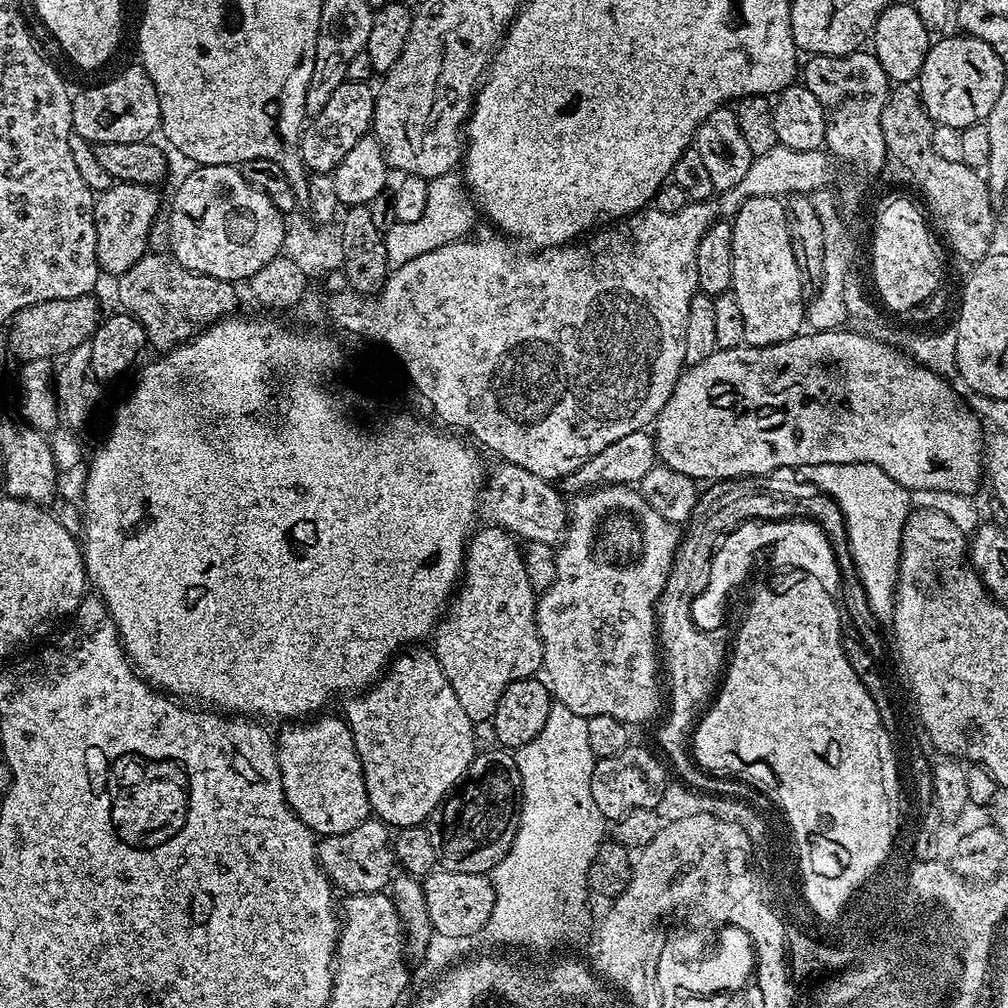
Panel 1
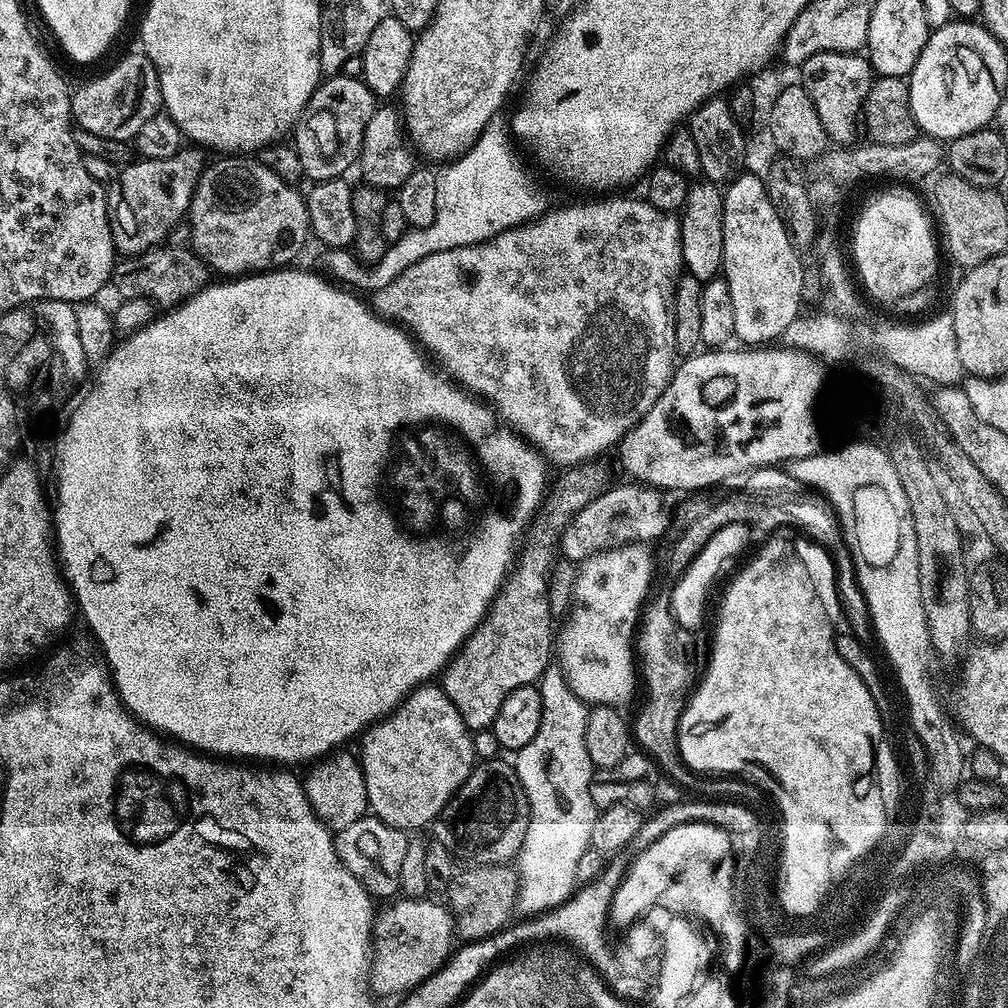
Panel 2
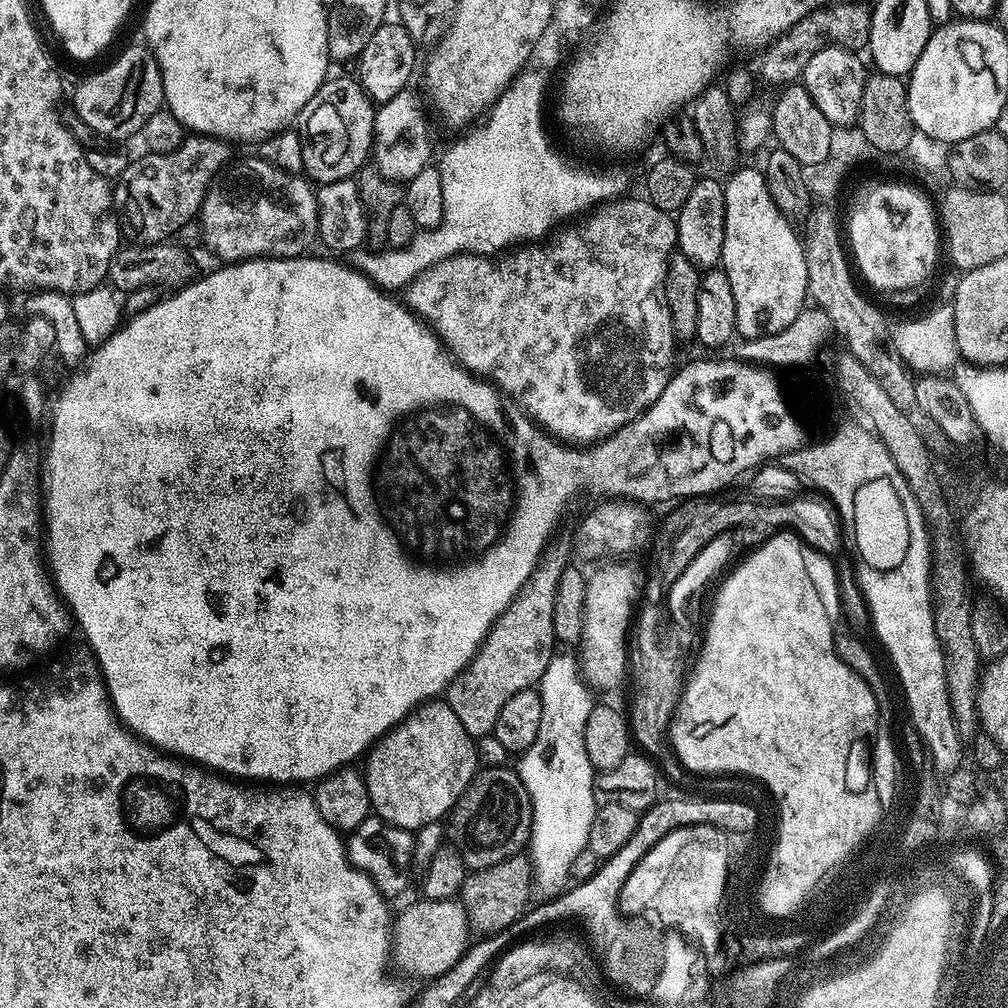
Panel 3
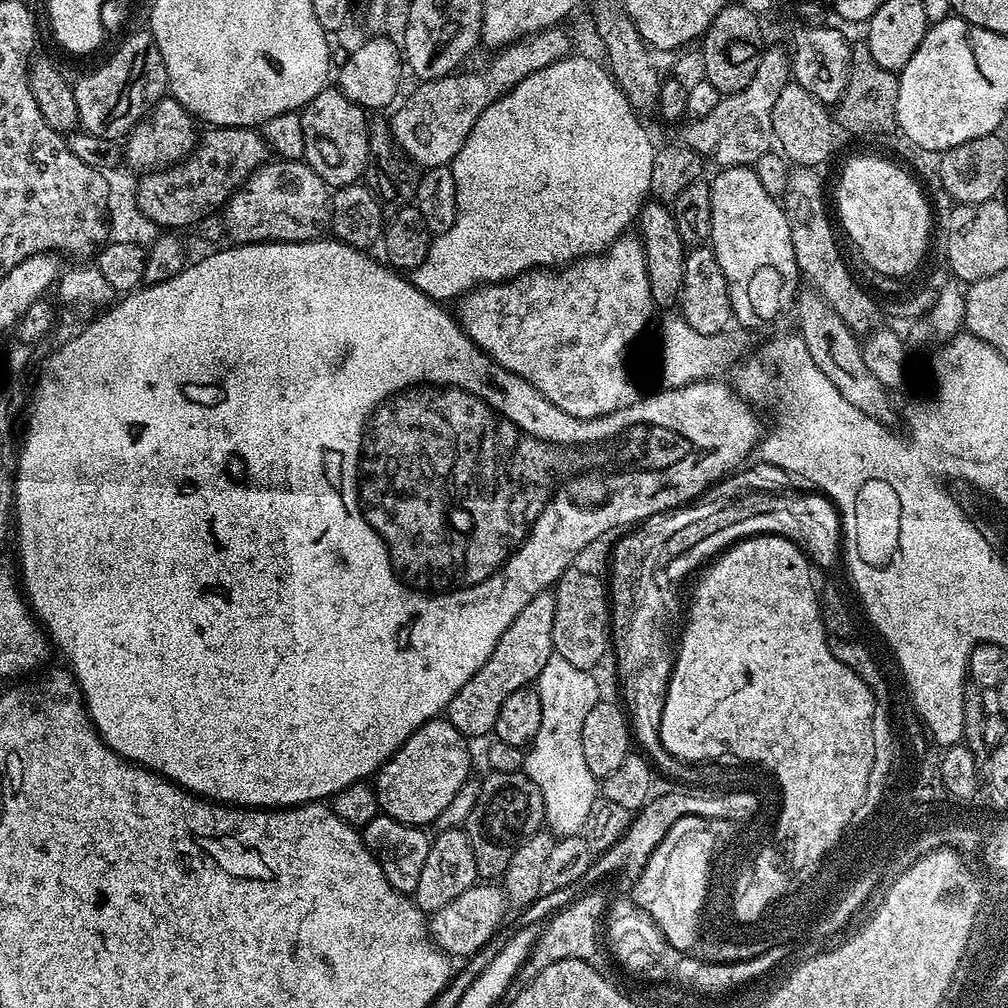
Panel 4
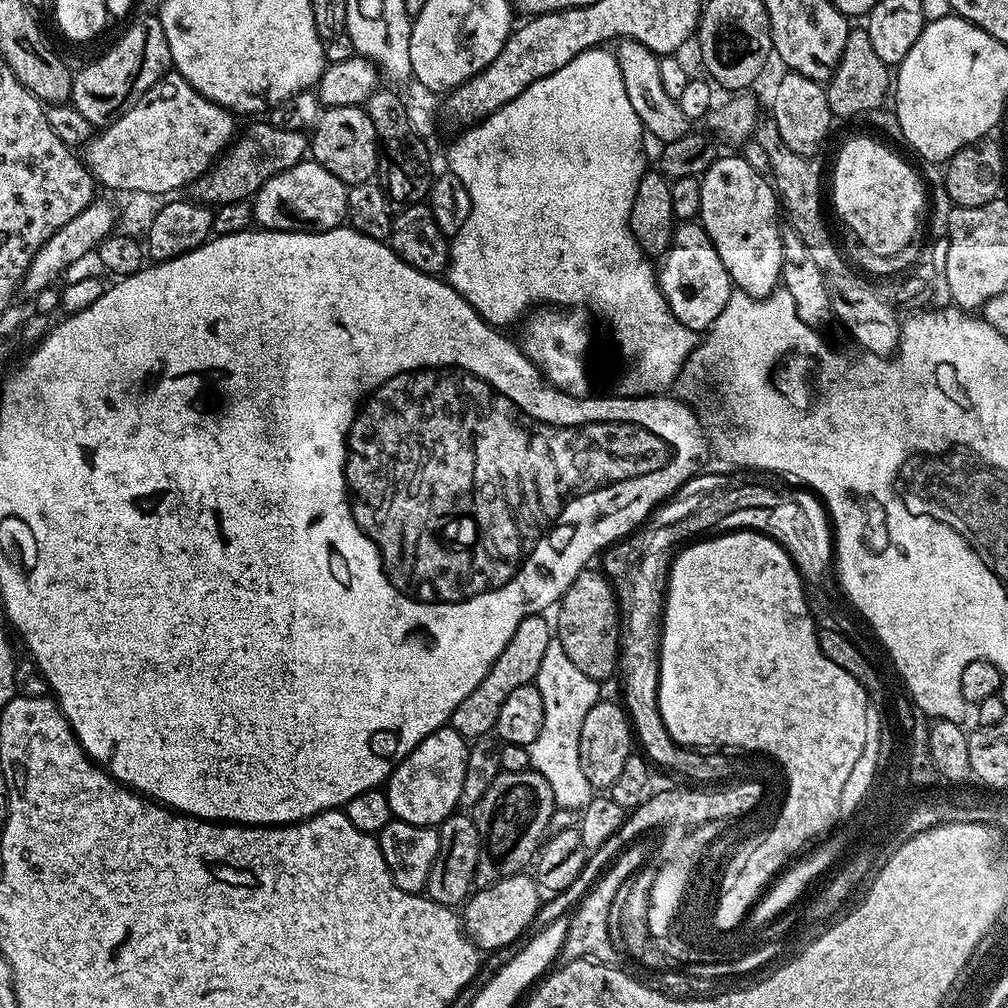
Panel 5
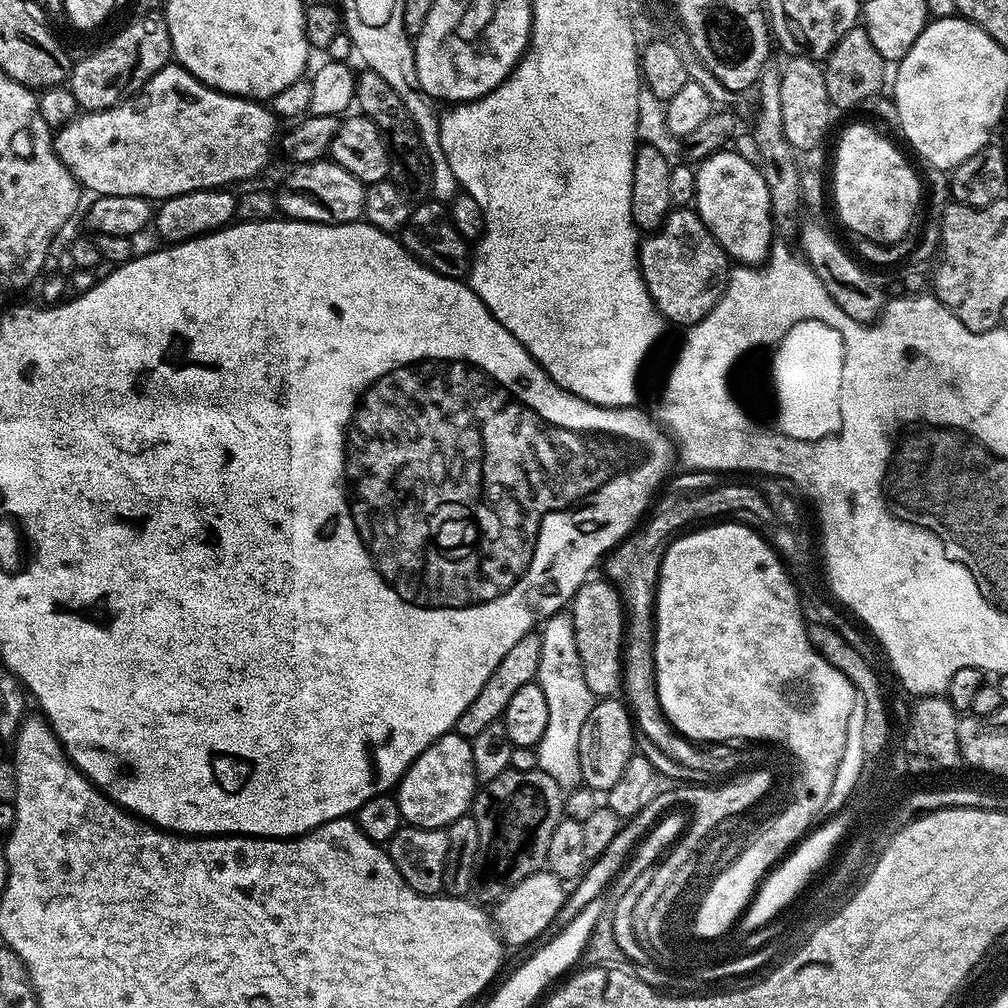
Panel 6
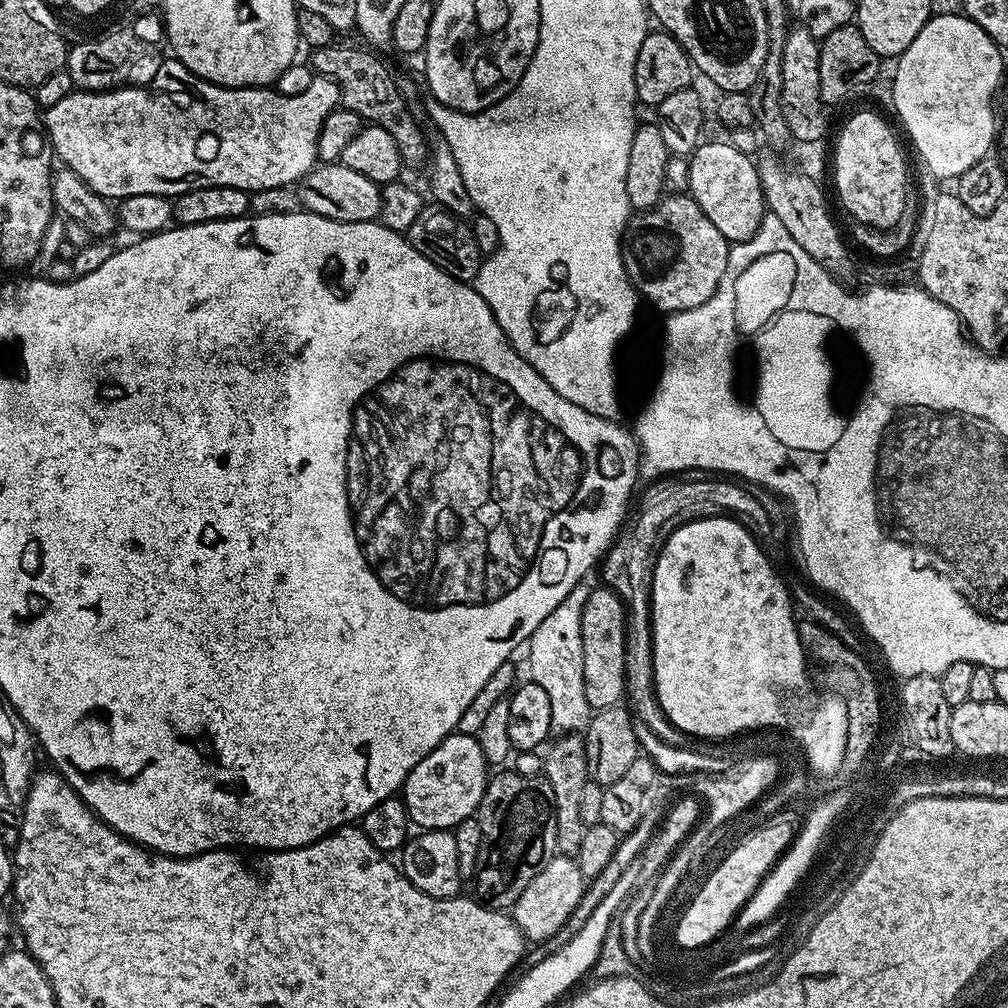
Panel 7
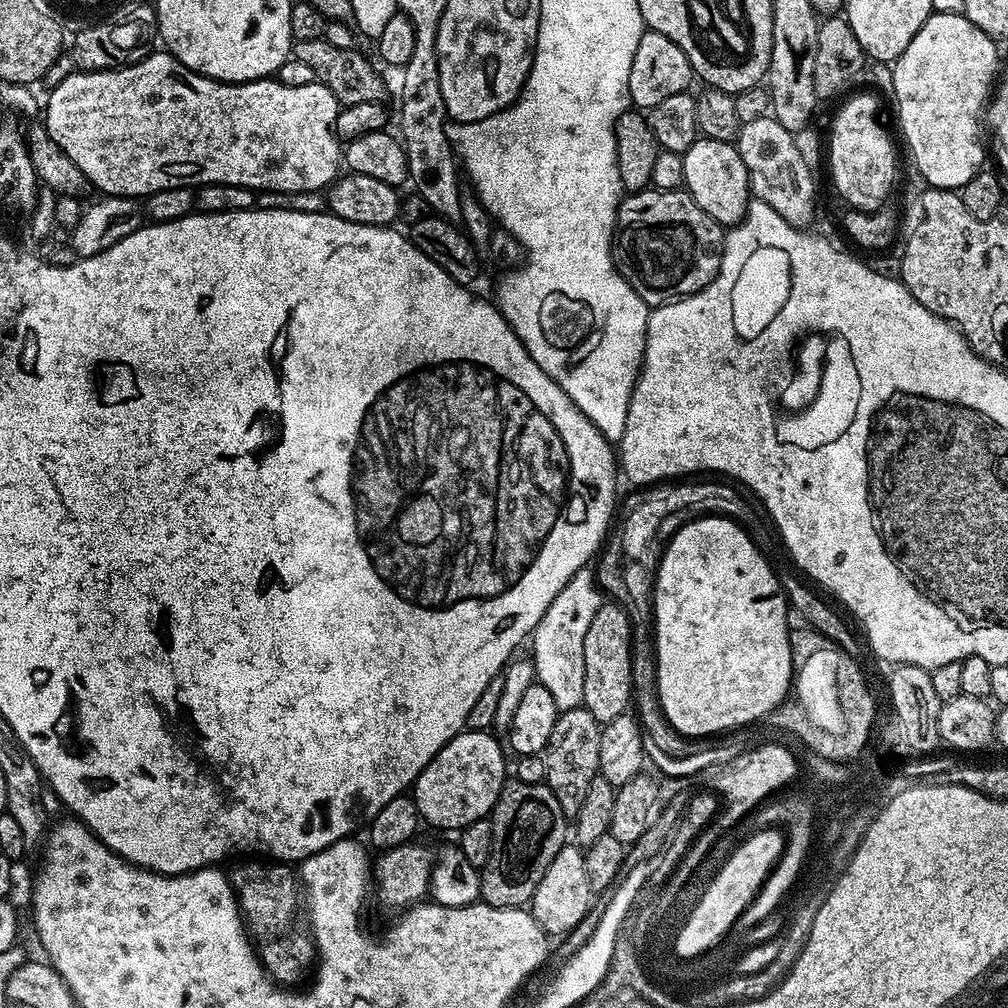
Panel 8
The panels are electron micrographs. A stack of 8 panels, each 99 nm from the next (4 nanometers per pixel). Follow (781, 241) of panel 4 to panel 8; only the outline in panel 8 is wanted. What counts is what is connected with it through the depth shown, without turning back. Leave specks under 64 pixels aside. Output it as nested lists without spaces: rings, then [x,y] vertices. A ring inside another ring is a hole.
[[[697,138],[693,144],[682,153],[686,174],[684,188],[710,218],[714,218],[721,226],[739,224],[748,212],[750,191],[746,165],[742,162],[737,145],[729,141],[716,141],[707,138]]]

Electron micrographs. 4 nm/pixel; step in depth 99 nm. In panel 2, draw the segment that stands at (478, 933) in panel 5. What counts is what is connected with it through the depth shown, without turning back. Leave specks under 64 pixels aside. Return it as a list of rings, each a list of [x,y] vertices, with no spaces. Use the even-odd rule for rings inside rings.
[[[400,898],[392,903],[396,902],[374,920],[374,959],[370,964],[370,988],[373,993],[381,992],[384,996],[392,996],[395,992],[411,992],[443,967],[454,948],[452,915],[443,903],[435,904],[432,898]]]

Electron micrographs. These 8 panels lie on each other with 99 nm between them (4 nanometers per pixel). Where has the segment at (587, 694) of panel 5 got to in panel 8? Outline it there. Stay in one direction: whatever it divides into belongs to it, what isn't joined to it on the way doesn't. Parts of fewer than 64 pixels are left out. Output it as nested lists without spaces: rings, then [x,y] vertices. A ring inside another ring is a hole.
[[[587,567],[578,570],[578,574],[574,574],[574,578],[570,578],[570,582],[566,582],[566,586],[562,586],[558,598],[554,598],[554,602],[550,602],[546,614],[542,614],[542,622],[538,622],[538,626],[532,631],[530,659],[536,668],[536,680],[542,686],[546,686],[546,690],[550,690],[551,696],[554,697],[554,706],[560,712],[581,707],[584,703],[582,686],[586,682],[586,653],[582,650],[586,647],[586,630],[590,630],[590,621],[594,619],[594,614],[598,614],[601,603],[602,589],[593,569]]]

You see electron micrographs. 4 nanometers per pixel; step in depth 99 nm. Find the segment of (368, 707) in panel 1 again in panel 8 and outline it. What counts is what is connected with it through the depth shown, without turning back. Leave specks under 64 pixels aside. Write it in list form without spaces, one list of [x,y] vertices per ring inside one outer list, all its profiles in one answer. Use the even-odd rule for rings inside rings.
[[[465,730],[459,732],[418,774],[415,784],[410,789],[410,795],[416,801],[420,811],[420,819],[425,825],[433,824],[436,828],[456,828],[462,830],[470,826],[470,822],[485,819],[491,813],[492,807],[498,802],[498,794],[504,788],[504,752],[506,748],[491,736],[488,730]]]

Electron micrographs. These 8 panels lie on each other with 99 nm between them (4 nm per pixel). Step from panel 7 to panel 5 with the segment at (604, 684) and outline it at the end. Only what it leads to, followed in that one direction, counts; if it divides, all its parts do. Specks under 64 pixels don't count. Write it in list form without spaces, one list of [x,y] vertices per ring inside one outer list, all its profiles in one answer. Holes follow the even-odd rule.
[[[585,570],[570,582],[570,590],[555,609],[554,636],[570,654],[574,666],[582,670],[591,680],[604,682],[608,675],[618,668],[620,654],[620,609],[616,603],[616,594],[612,583],[602,571]]]

